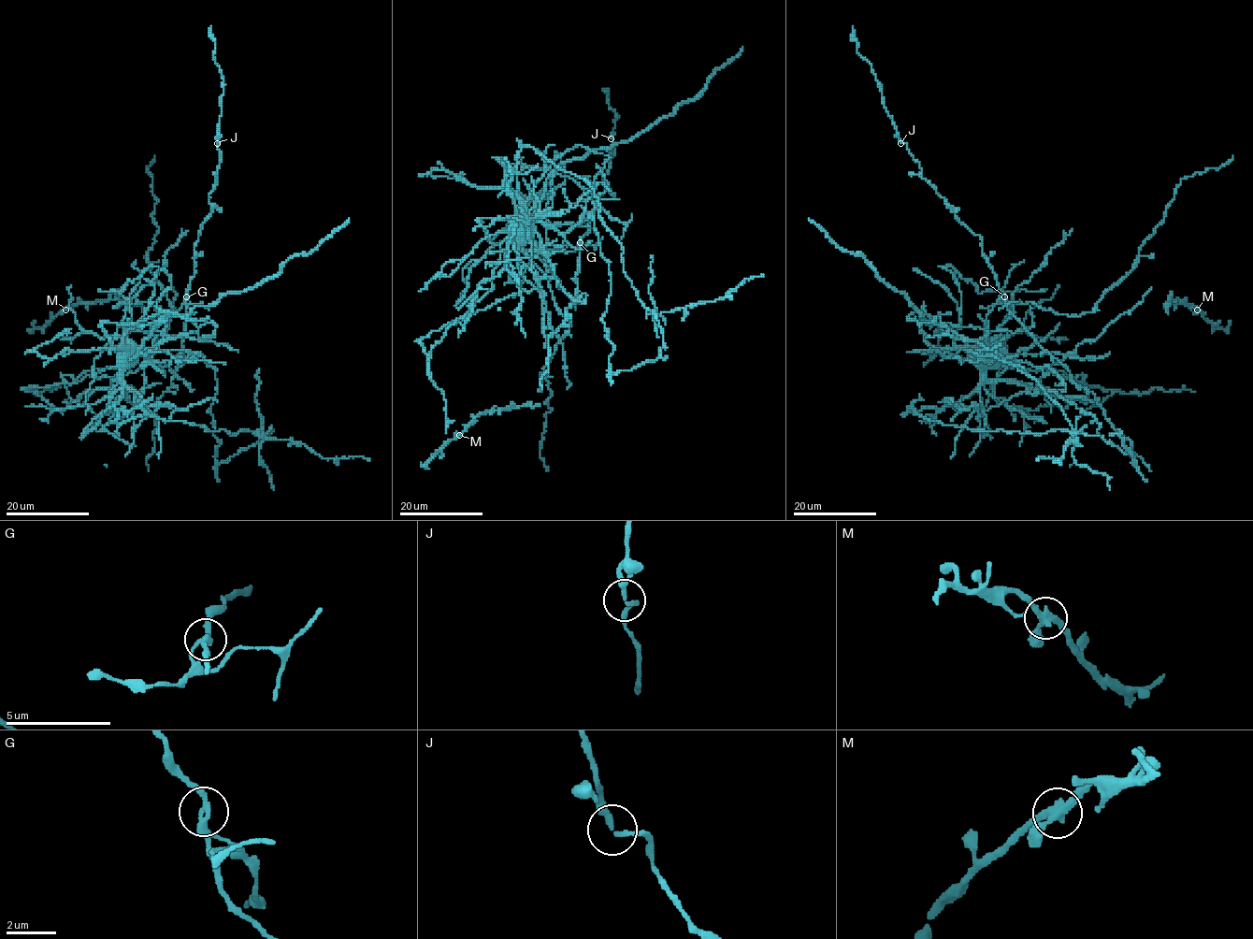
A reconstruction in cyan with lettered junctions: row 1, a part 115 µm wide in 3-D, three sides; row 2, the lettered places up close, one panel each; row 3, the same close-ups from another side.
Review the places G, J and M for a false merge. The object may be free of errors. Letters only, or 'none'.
G

